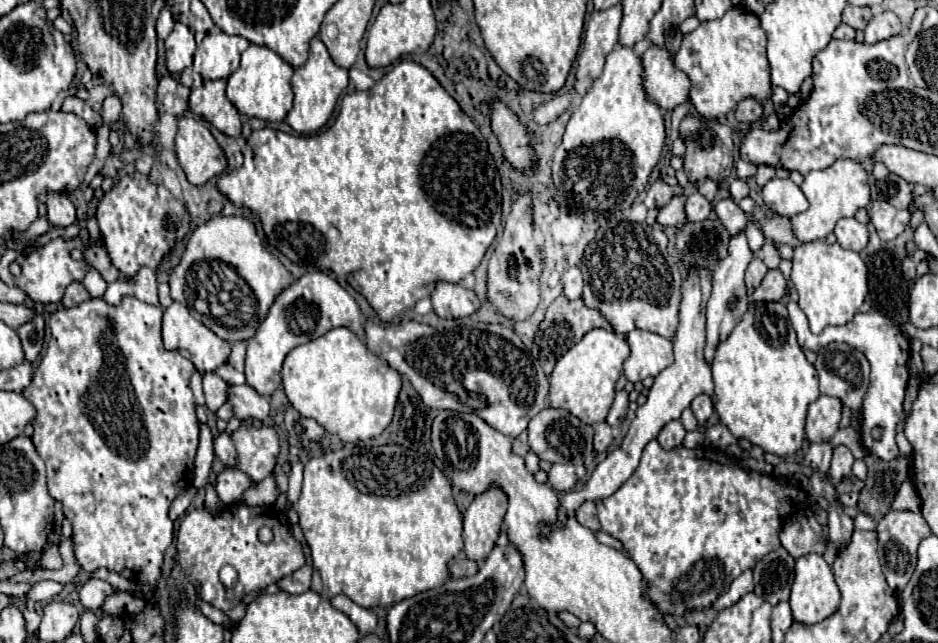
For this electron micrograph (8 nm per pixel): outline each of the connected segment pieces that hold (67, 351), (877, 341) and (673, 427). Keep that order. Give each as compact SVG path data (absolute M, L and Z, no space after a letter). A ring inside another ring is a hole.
M88 298L88 302L82 302L74 308L60 308L50 318L50 344L46 348L44 358L40 360L32 384L22 392L22 396L34 404L36 418L34 418L34 446L38 454L42 456L46 464L48 474L48 490L50 494L62 502L64 516L72 522L72 542L74 552L80 562L80 566L86 572L94 572L96 568L108 568L112 572L118 572L120 576L128 580L138 580L148 586L156 586L162 578L162 562L164 552L172 544L174 538L174 524L168 518L168 508L172 500L190 486L192 482L192 470L194 470L194 456L198 448L198 432L200 424L196 418L196 404L190 390L190 376L196 372L190 360L180 356L178 350L164 350L162 346L162 334L160 334L160 322L162 322L162 308L160 306L148 306L146 302L140 302L136 298L122 298L120 306L108 306L104 298Z
M796 302L788 304L788 312L790 312L790 322L798 334L798 342L802 348L808 348L812 352L818 352L820 348L828 346L830 342L844 342L856 350L860 350L870 366L872 366L872 374L870 374L870 388L868 388L868 396L864 398L864 412L862 412L862 442L864 448L876 456L876 458L884 458L884 460L892 460L898 456L898 448L896 448L896 424L900 422L900 414L902 414L902 402L904 402L904 390L906 390L906 382L908 382L908 356L910 356L910 340L902 334L902 330L886 316L882 316L880 312L858 312L852 322L844 324L844 326L828 326L822 334L812 334L808 328L808 320L806 314L800 310L800 306ZM878 426L882 430L882 438L876 442L872 438L872 428Z
M672 420L672 422L668 422L668 424L660 430L658 442L660 442L660 446L664 446L666 450L670 450L670 448L682 444L684 434L686 434L686 430L684 430L682 422L680 422L680 420Z

